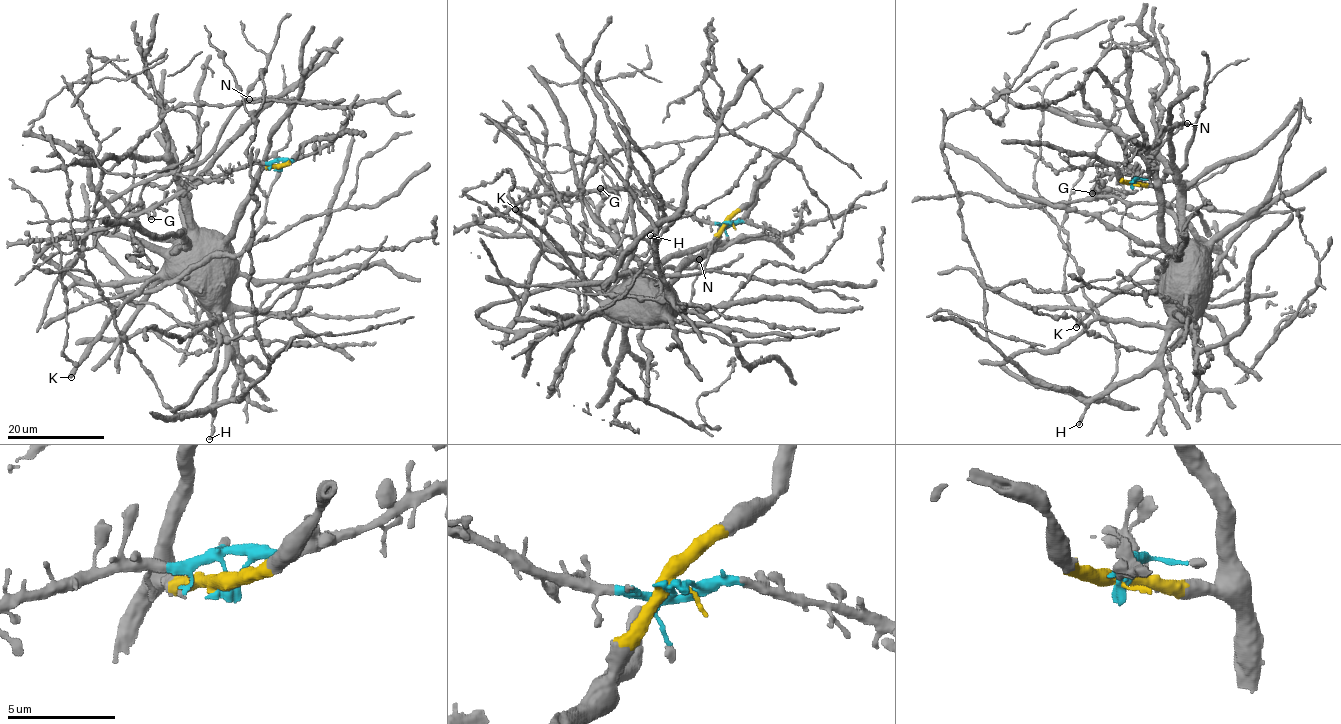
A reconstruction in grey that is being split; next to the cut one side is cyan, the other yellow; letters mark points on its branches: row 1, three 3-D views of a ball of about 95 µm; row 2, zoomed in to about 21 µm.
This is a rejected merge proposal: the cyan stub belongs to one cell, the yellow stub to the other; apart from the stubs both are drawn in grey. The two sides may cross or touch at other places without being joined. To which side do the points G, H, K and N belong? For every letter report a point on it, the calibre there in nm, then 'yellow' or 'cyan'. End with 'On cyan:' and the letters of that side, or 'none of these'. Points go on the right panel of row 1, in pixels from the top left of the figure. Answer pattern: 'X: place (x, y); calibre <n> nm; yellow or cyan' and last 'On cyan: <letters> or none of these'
G: place (1092, 193); calibre 380 nm; cyan
H: place (1079, 424); calibre 240 nm; yellow
K: place (1076, 327); calibre 500 nm; yellow
N: place (1187, 123); calibre 340 nm; yellow
On cyan: G

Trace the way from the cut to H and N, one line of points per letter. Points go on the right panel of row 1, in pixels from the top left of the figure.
H: (1132, 184), (1159, 190), (1159, 233), (1175, 258), (1170, 335), (1164, 352), (1142, 372), (1103, 391), (1078, 425)
N: (1132, 184), (1159, 190), (1159, 233), (1179, 255), (1180, 186), (1168, 173), (1185, 163), (1194, 127), (1187, 123)

